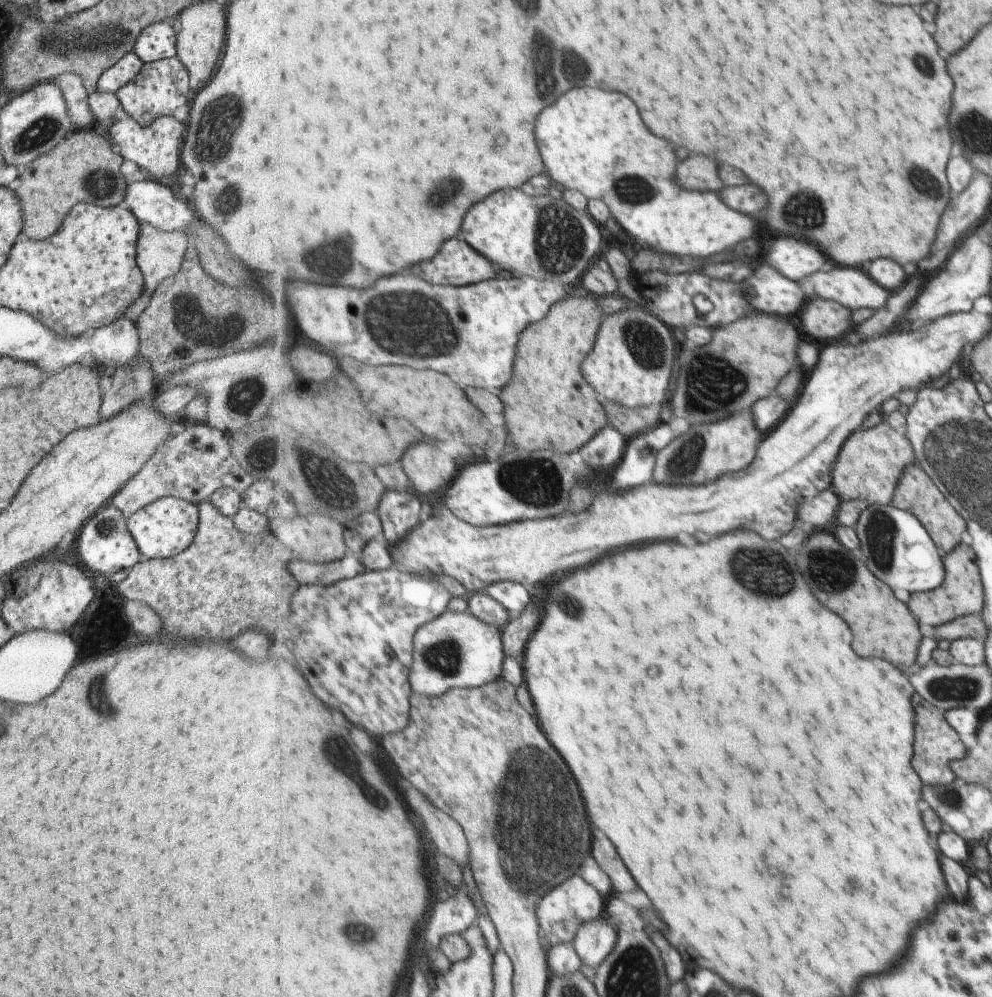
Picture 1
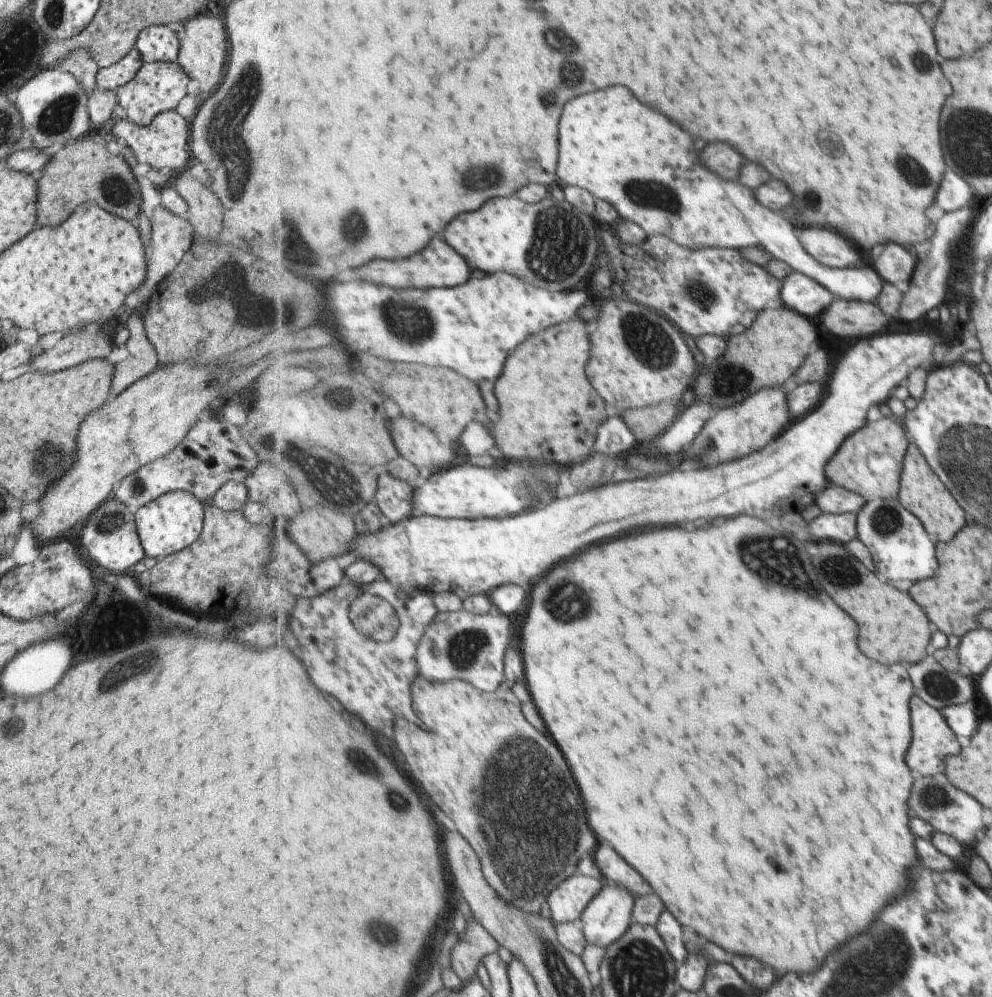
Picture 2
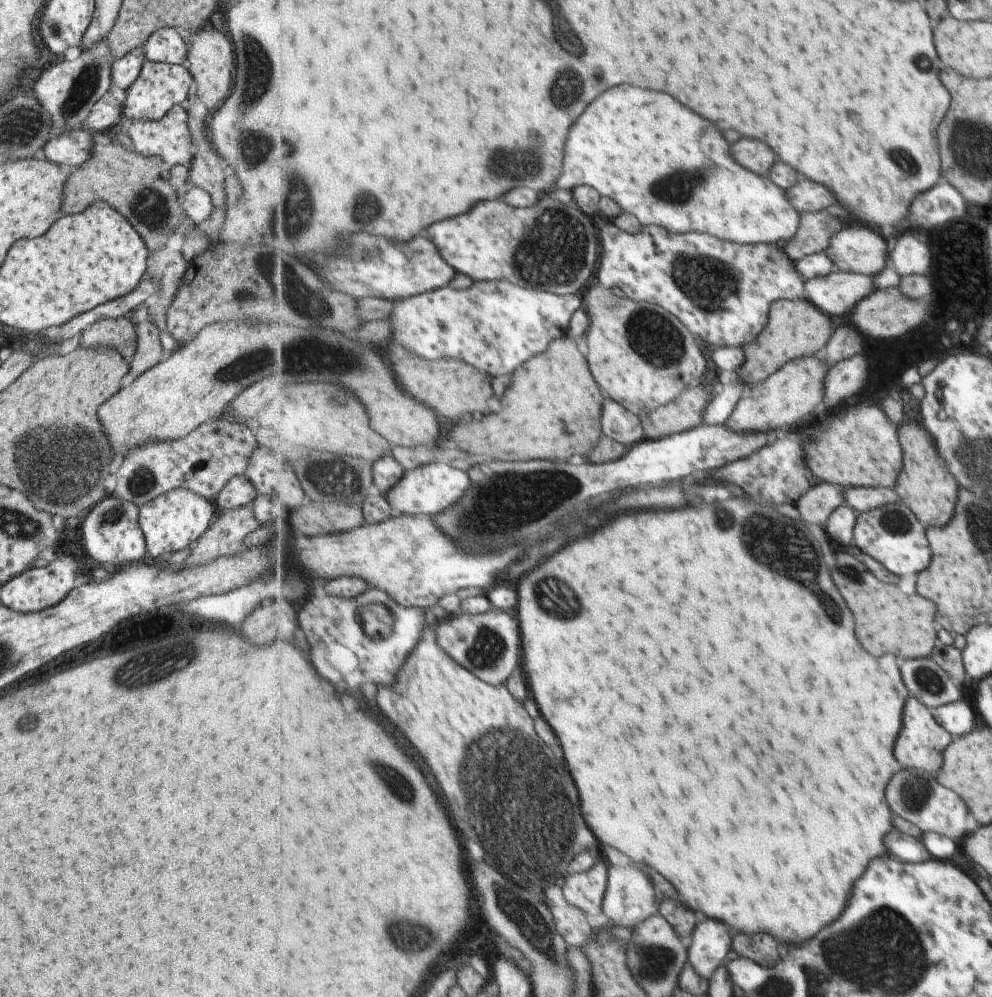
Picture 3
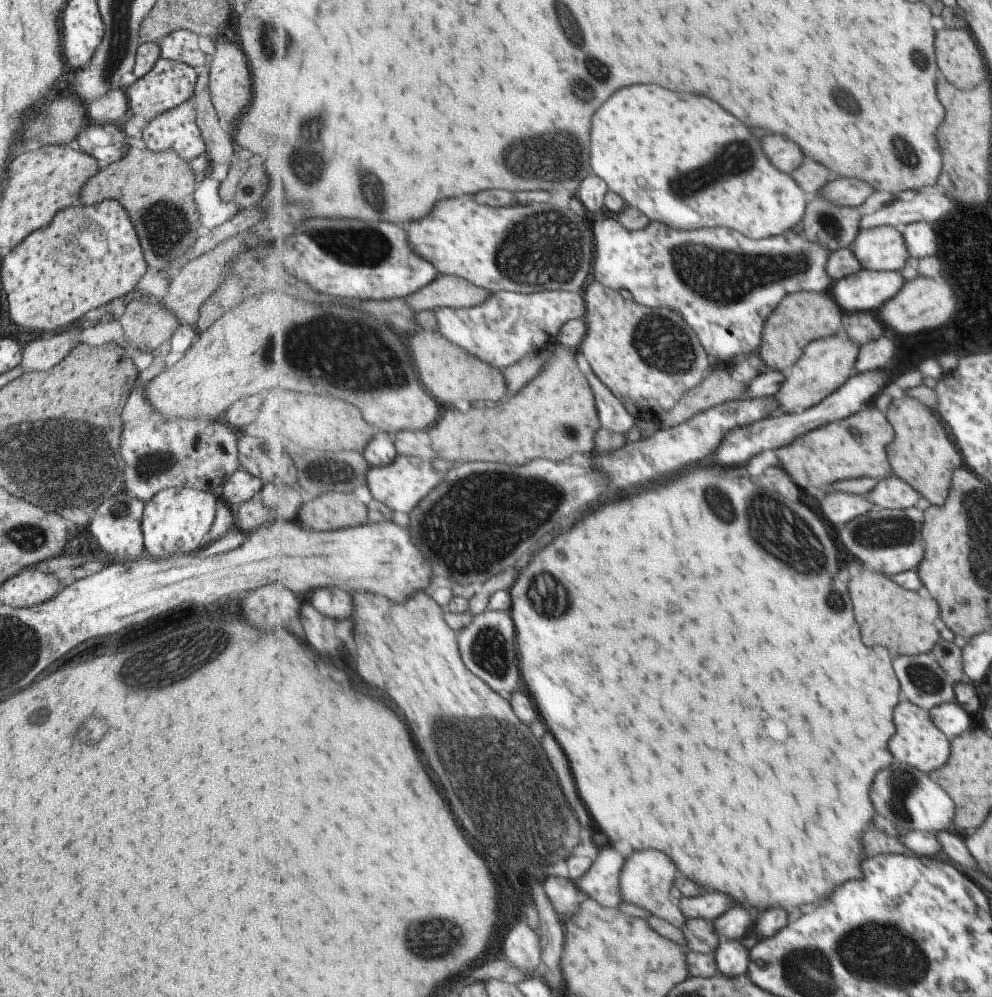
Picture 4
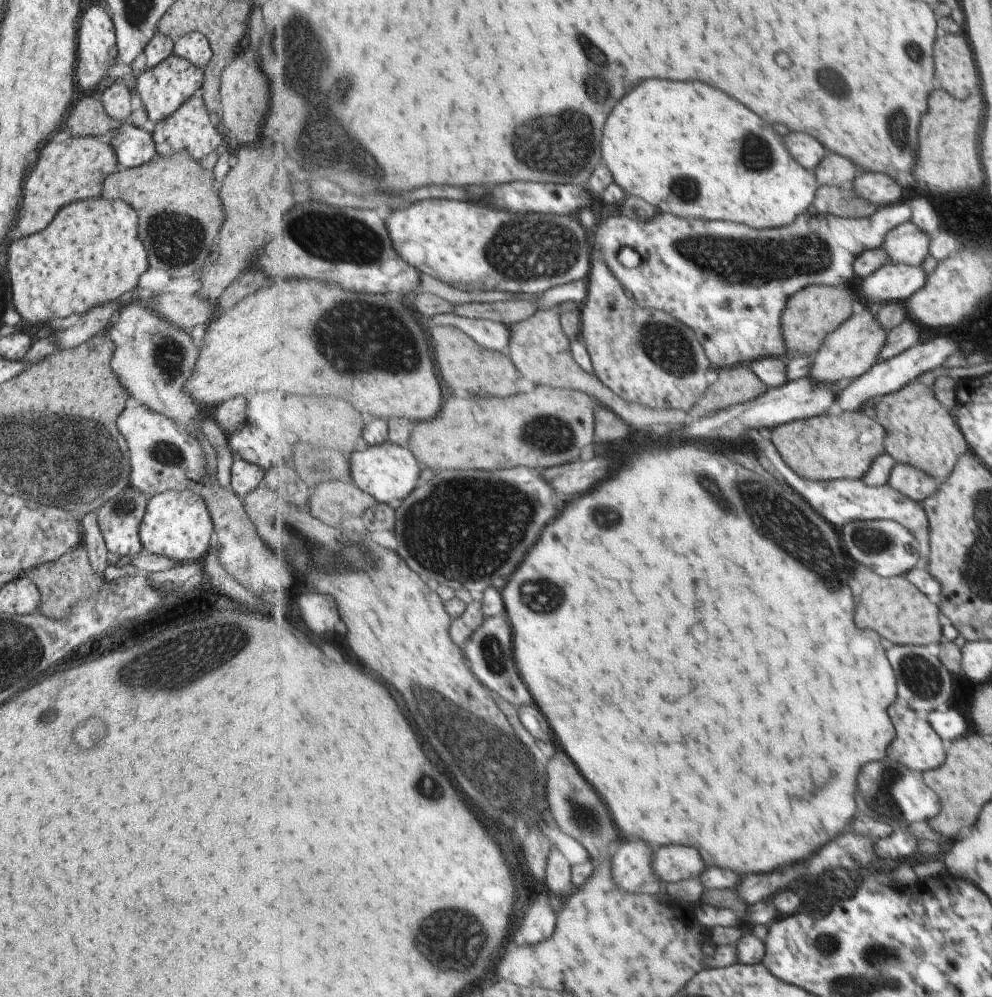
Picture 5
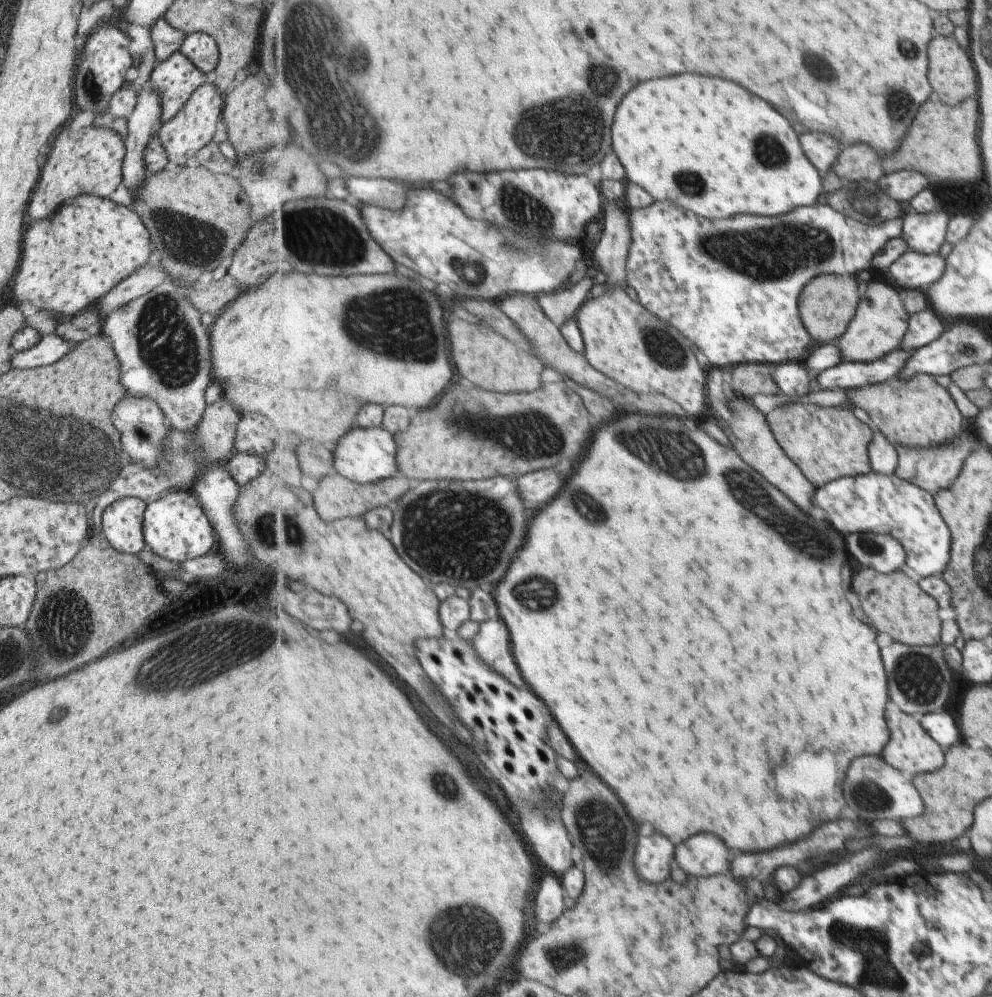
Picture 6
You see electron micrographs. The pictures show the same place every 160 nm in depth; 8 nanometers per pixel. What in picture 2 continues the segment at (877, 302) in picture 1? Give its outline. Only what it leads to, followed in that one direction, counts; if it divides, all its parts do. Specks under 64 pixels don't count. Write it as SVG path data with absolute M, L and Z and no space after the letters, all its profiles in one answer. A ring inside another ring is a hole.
M611 86L605 92L597 90L571 100L559 124L560 145L558 170L559 186L587 188L595 198L603 198L618 211L621 219L637 223L647 236L665 235L679 245L692 249L725 247L740 249L763 244L773 257L788 262L797 273L803 273L826 286L837 299L871 302L883 290L883 278L878 270L865 263L862 266L838 269L819 262L802 243L801 230L794 220L783 218L777 211L763 206L749 186L741 181L725 180L711 172L695 146L695 138L663 112L643 104L627 86Z

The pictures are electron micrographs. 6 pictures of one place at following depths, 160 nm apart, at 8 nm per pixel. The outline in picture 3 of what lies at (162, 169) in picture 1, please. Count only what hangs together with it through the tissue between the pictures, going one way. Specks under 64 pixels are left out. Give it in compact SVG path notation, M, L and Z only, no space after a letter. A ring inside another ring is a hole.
M181 105L172 106L161 118L155 121L147 119L134 120L126 131L131 139L133 150L144 157L159 157L164 164L189 164L192 158L192 136L186 125L187 114Z

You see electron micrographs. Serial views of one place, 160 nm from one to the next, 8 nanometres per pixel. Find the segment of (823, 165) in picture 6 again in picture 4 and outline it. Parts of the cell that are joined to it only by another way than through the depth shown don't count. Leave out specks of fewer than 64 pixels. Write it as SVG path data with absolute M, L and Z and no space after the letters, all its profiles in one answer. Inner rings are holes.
M773 134L765 138L765 150L768 157L786 173L792 174L803 166L806 154L803 154L801 146L791 142L787 136L783 134Z

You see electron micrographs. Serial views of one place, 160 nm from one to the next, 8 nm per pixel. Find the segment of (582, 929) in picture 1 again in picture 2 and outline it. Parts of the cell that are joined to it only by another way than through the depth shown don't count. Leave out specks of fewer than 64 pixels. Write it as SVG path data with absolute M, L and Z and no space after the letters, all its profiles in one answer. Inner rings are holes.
M606 881L601 892L590 902L590 905L582 914L584 935L587 937L589 944L607 948L609 945L613 945L615 941L618 941L635 923L634 904L636 898L637 896L627 887Z

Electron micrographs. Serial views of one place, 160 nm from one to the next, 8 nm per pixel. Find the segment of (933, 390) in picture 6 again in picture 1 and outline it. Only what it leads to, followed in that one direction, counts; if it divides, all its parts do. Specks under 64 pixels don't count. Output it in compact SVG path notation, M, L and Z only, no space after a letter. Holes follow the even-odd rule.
M918 461L910 468L907 468L901 480L898 482L898 489L894 493L893 504L900 509L911 511L930 531L931 538L945 554L951 552L957 542L961 540L961 534L965 532L965 522L963 518L951 507L951 504L943 497L937 488L934 479L923 470Z

